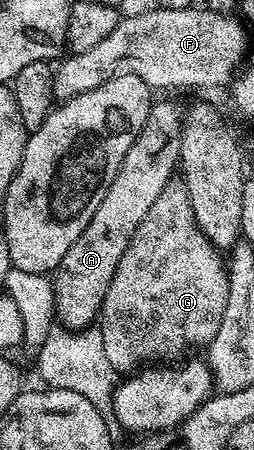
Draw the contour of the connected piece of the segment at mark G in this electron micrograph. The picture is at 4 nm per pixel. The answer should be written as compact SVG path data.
M184 180L170 181L135 231L101 304L99 328L103 335L103 351L107 351L107 360L113 370L129 375L142 363L152 362L149 361L152 357L165 357L203 341L212 342L219 331L219 323L223 323L229 294L229 271L221 257L222 252L209 242L207 235L203 235L199 223L195 223L195 211L191 211L191 199Z

